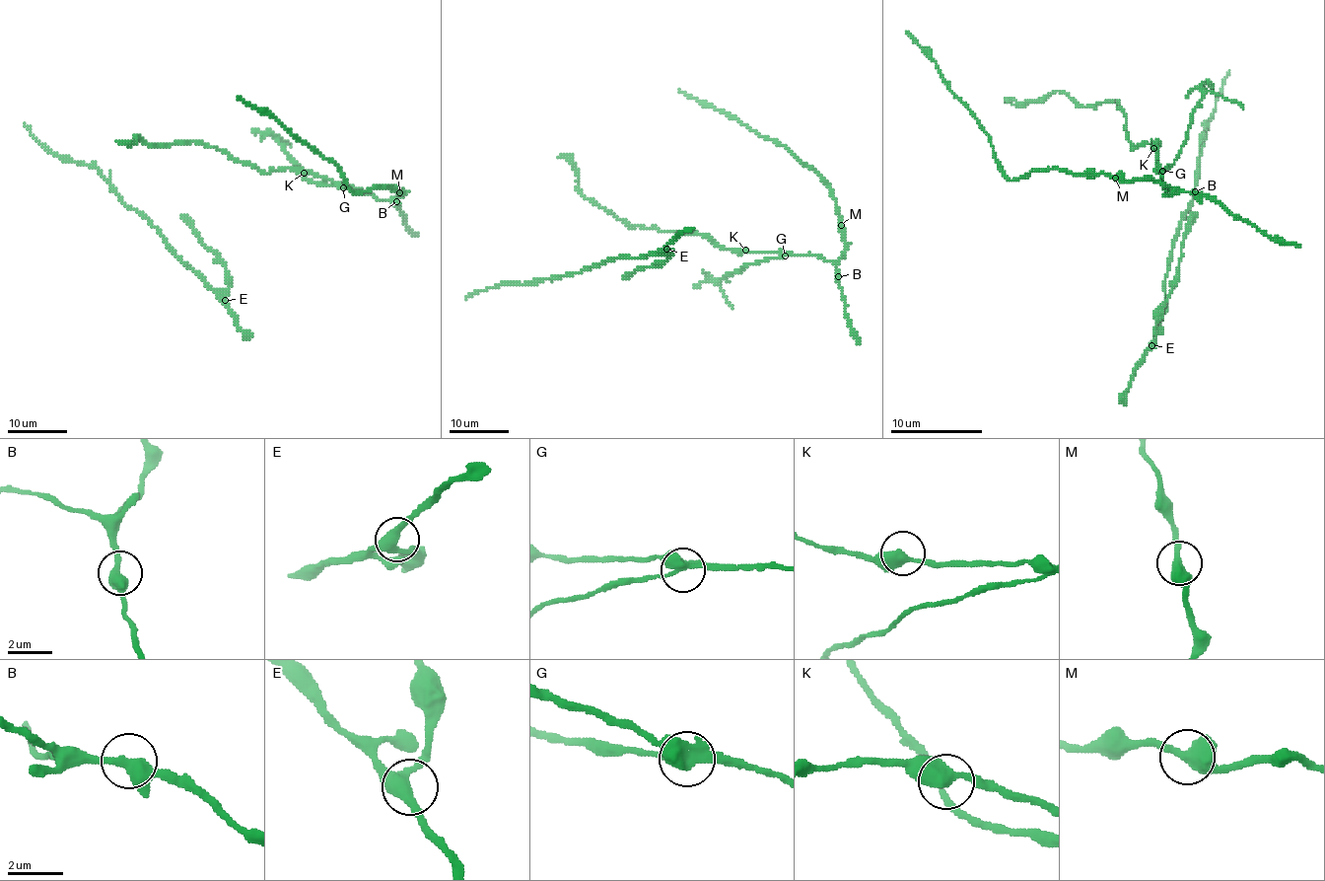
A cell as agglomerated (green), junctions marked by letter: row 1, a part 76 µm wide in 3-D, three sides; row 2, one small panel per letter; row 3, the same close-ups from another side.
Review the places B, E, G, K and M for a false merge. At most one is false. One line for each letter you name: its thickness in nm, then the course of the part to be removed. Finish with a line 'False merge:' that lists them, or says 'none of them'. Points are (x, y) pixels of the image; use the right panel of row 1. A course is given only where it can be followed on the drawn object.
G: 400 nm | (1162, 171), (1174, 162), (1186, 137), (1190, 116), (1204, 96), (1214, 91), (1243, 110)
False merge: G

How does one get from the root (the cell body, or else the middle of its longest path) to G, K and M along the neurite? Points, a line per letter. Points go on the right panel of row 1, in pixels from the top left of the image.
G: (1129, 137), (1133, 148), (1151, 141), (1155, 146), (1158, 167), (1162, 171)
K: (1129, 137), (1133, 148), (1151, 141), (1153, 148)
M: (1129, 137), (1133, 148), (1151, 141), (1158, 148), (1160, 183), (1165, 189), (1172, 189), (1151, 178), (1115, 178)

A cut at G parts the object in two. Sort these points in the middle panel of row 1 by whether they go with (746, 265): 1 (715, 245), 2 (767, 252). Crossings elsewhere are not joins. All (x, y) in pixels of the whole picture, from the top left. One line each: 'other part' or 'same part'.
1: other part
2: other part

